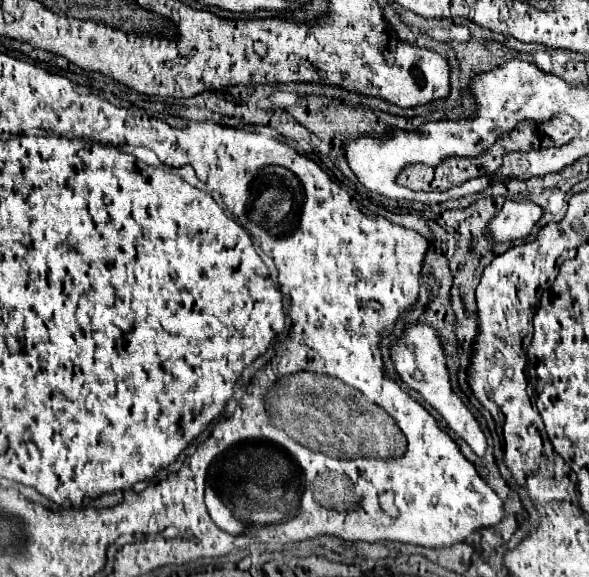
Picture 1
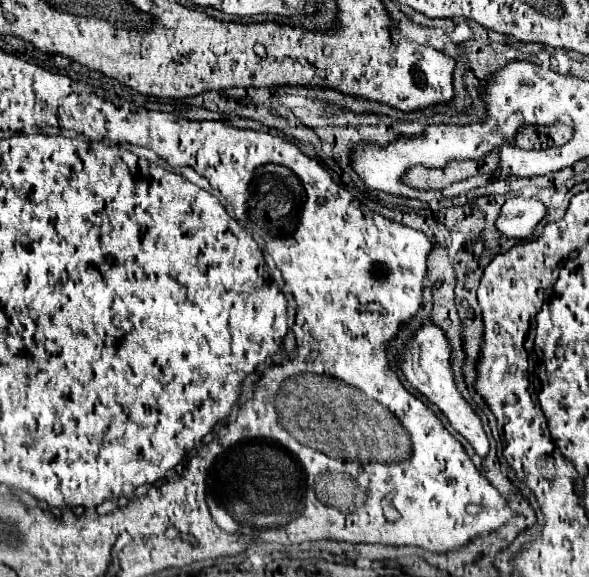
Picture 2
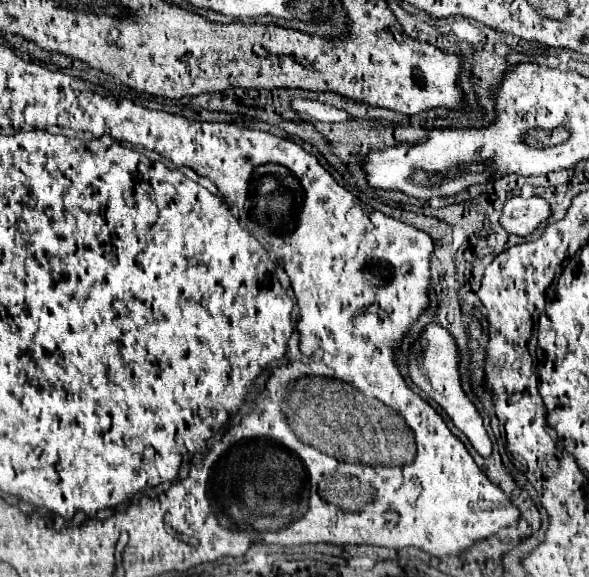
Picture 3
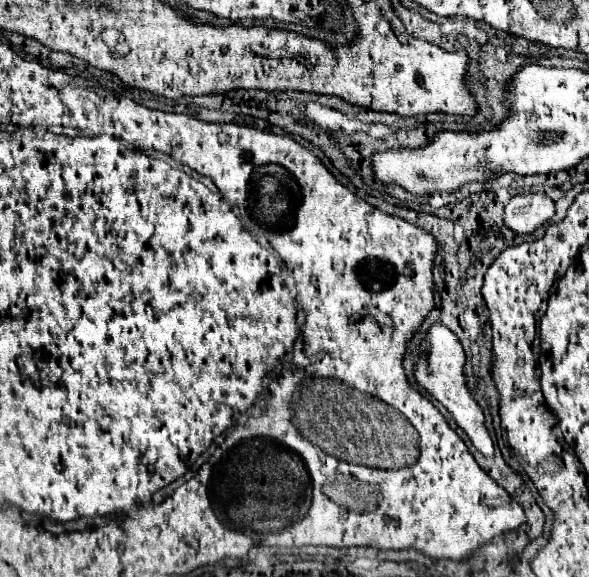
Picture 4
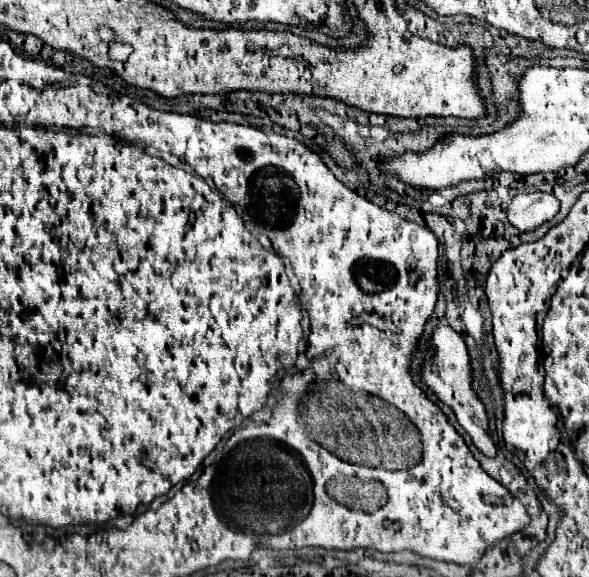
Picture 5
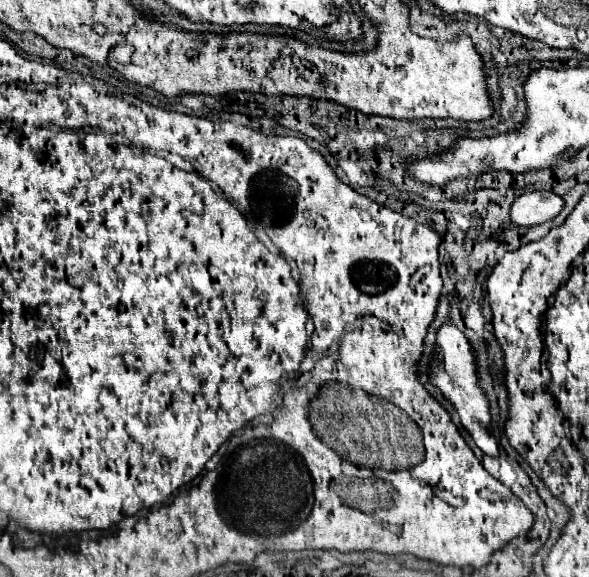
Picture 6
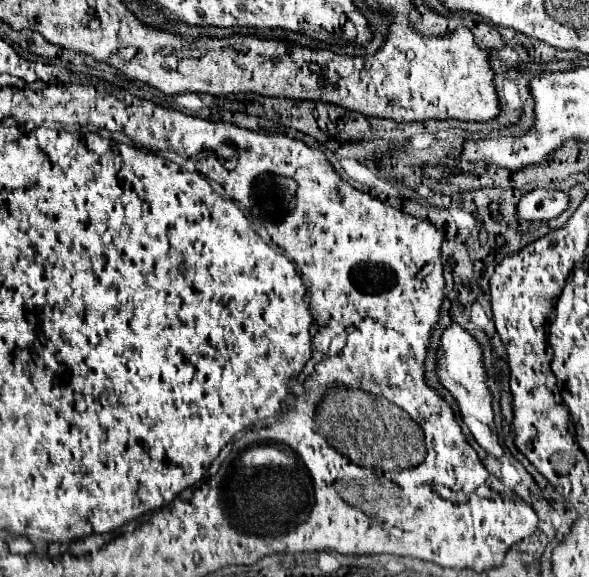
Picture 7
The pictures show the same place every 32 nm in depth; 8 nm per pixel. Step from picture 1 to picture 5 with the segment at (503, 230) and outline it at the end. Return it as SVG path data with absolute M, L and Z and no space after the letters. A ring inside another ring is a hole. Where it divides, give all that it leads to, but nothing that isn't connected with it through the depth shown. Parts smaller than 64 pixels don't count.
M548 192L518 194L508 206L508 220L520 232L534 230L552 220L560 210L560 200Z

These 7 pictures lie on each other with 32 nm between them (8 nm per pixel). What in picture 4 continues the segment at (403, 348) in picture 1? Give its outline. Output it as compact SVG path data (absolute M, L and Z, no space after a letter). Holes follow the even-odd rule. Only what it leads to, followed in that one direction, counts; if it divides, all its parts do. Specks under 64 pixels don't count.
M434 324L430 328L430 332L426 334L426 344L428 344L430 354L428 354L428 364L416 364L418 384L424 386L438 402L442 402L452 412L458 426L470 436L470 440L478 452L482 452L484 456L494 456L494 444L492 444L492 438L490 438L486 424L484 424L486 422L484 410L472 398L472 394L466 386L466 374L464 374L466 354L464 354L460 338L452 330L448 330L444 324Z

